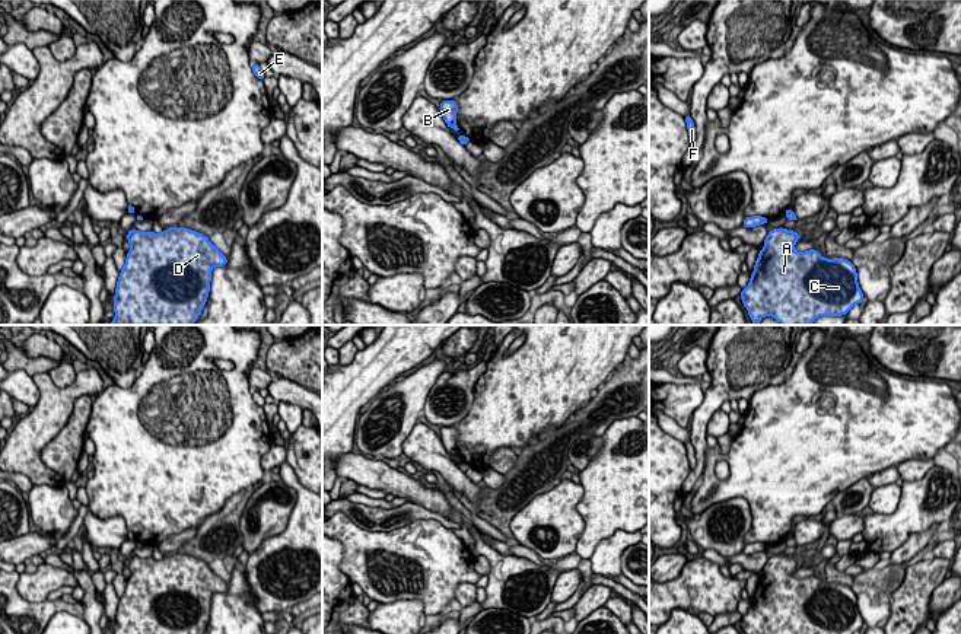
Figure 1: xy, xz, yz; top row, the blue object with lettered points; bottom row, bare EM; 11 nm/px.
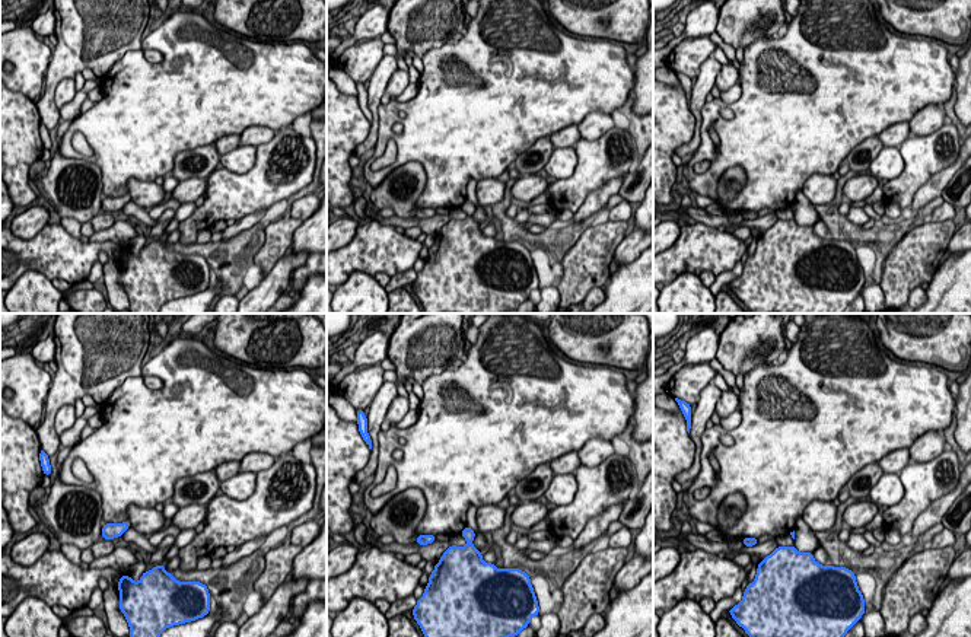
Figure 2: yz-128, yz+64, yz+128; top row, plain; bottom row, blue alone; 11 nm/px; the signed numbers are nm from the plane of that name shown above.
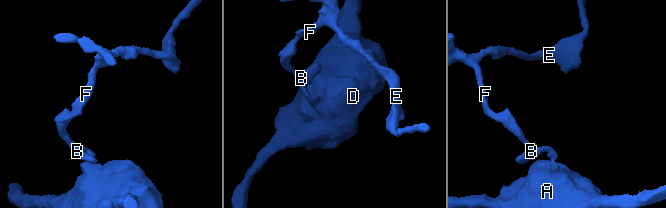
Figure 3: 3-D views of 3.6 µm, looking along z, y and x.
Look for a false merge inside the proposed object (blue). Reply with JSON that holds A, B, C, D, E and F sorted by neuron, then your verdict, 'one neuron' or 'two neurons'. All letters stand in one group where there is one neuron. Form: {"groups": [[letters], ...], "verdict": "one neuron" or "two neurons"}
{"groups": [["A", "C", "D"], ["B", "E", "F"]], "verdict": "two neurons"}

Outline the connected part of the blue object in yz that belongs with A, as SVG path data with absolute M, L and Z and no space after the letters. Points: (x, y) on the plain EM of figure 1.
M783 554L767 560L750 609L741 617L745 634L853 634L865 628L856 593L849 586L822 584L815 574L798 579L793 576L798 567L798 558Z

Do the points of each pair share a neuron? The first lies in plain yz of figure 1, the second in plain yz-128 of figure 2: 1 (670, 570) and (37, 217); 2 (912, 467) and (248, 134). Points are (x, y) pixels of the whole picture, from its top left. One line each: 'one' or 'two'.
1: one
2: one

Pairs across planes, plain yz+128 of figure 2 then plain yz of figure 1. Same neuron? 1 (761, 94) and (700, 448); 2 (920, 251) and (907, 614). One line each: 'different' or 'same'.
1: different
2: same

